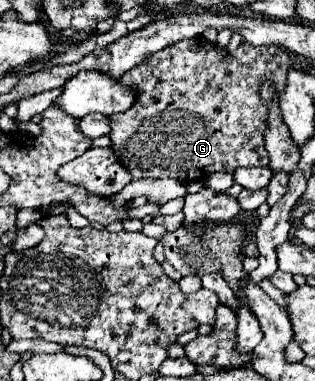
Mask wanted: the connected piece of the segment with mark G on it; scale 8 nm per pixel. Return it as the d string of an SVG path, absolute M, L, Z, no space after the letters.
M232 36L230 44L226 48L218 48L216 44L210 44L204 38L192 38L192 40L180 40L168 48L164 48L162 52L152 54L152 58L148 58L144 64L140 64L138 68L132 68L132 72L126 72L120 82L122 84L132 84L132 88L136 88L140 92L140 100L136 100L136 104L122 114L112 116L112 132L110 132L110 140L112 140L112 148L116 150L118 160L132 172L134 180L140 178L176 178L180 182L194 182L194 180L202 180L204 172L214 174L214 172L234 172L240 166L268 166L268 152L264 148L264 128L266 128L266 118L268 118L268 108L264 108L264 100L260 100L258 88L262 84L262 80L272 80L276 84L276 92L282 92L284 88L284 80L290 68L290 54L286 54L282 48L278 46L250 46L248 42L244 42L240 36Z

